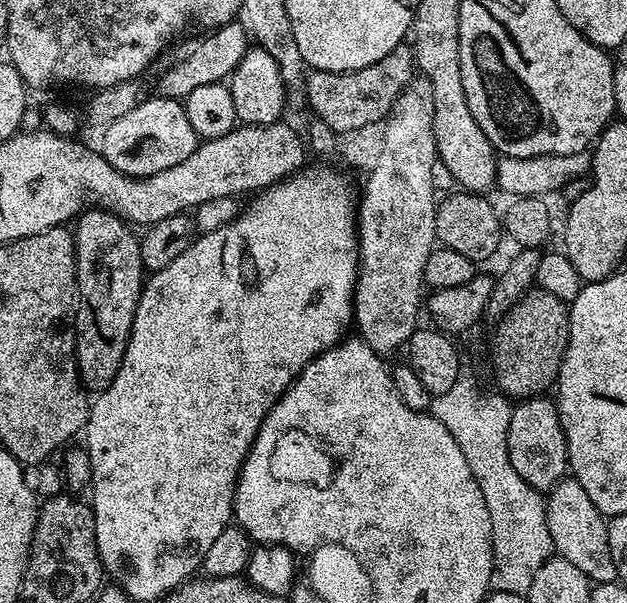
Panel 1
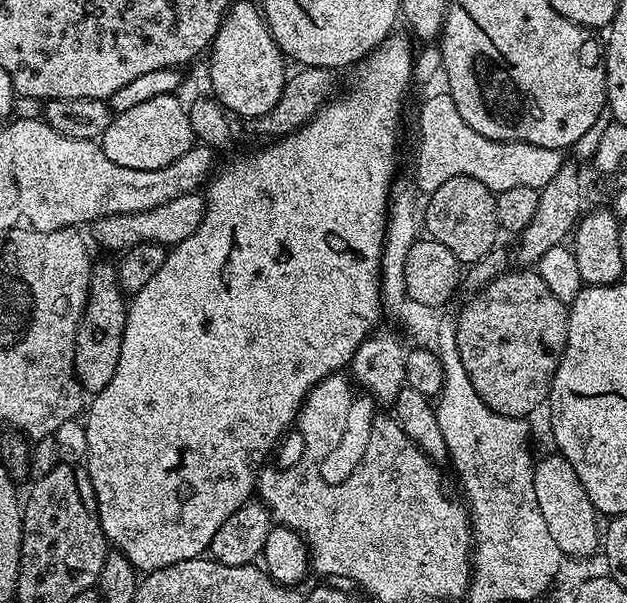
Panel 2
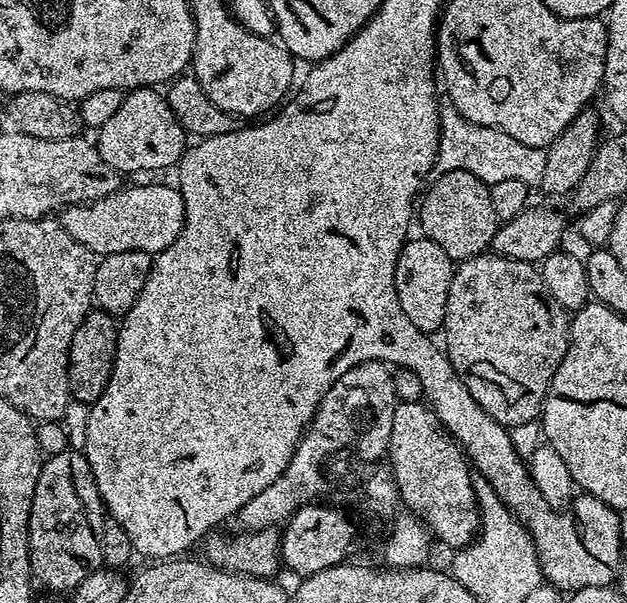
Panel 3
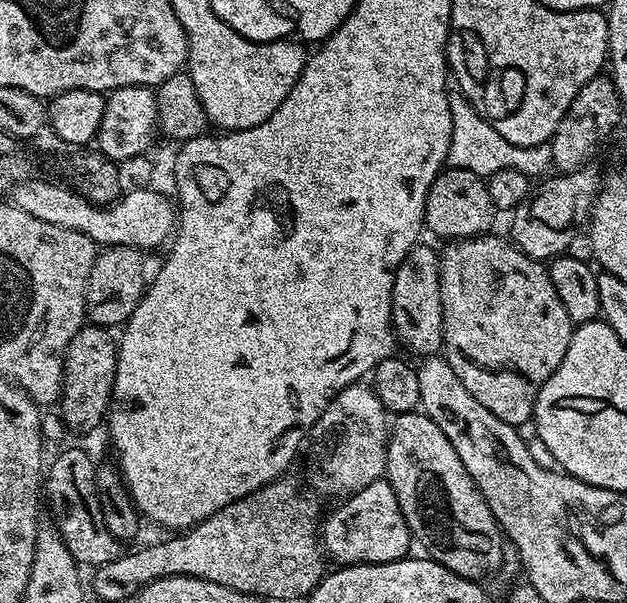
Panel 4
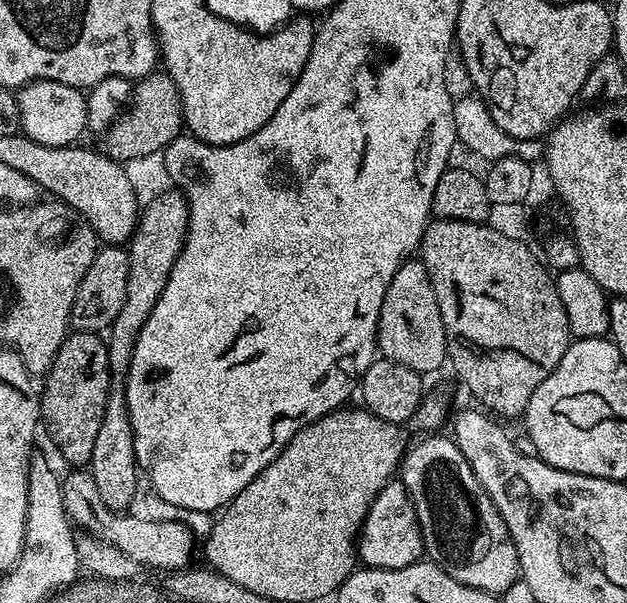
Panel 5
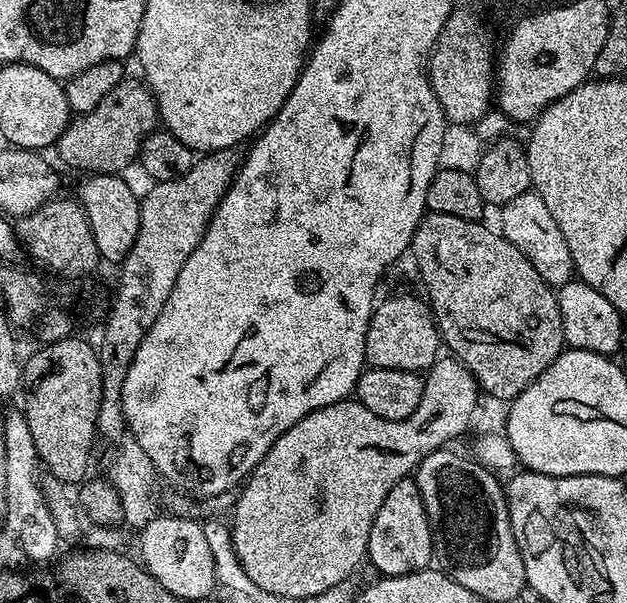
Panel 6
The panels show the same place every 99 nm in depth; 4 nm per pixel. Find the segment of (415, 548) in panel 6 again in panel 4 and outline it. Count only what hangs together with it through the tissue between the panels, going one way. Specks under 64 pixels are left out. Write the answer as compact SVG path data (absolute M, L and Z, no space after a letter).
M387 479L370 482L370 486L353 492L341 504L344 505L322 520L322 548L333 565L385 564L409 555L408 547L414 544L412 531L406 526L402 506L398 506L398 498Z

